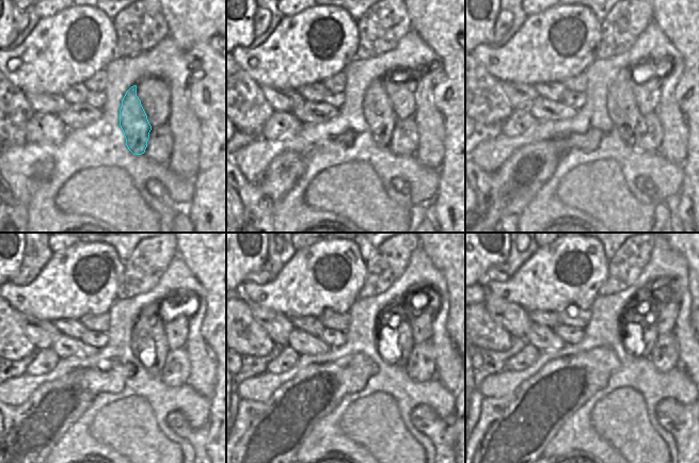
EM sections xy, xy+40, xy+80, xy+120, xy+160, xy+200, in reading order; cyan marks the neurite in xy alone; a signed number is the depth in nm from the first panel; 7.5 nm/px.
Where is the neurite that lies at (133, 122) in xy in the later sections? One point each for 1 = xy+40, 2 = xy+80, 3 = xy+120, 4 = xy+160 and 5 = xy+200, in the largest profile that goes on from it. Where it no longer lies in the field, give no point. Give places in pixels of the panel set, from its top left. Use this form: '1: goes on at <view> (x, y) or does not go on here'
1: goes on at xy+40 (377, 109)
2: goes on at xy+80 (620, 102)
3: goes on at xy+120 (147, 341)
4: goes on at xy+160 (395, 342)
5: goes on at xy+200 (639, 341)

